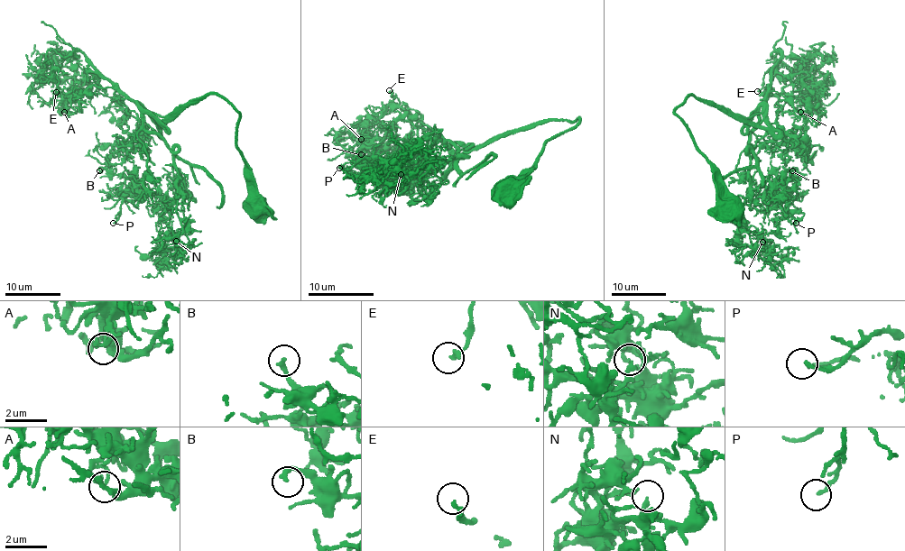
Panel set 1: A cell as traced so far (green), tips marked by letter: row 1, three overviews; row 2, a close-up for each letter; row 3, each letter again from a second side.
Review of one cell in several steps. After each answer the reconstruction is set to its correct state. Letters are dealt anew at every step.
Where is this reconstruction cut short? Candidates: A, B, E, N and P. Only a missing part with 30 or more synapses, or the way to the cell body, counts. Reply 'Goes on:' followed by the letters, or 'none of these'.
Goes on: none of these

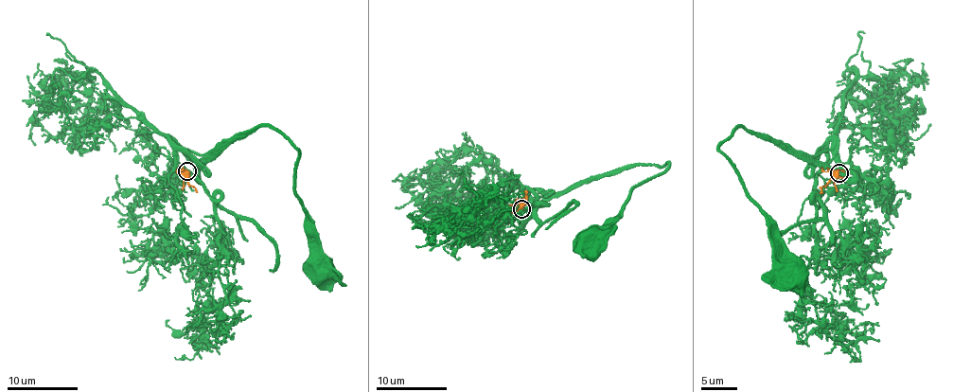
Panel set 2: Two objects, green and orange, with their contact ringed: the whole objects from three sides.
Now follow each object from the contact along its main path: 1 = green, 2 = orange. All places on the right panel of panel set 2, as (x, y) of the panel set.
1: (839, 173), (819, 193), (823, 151), (807, 156), (743, 127), (719, 150), (794, 273)
2: (839, 173), (819, 192)

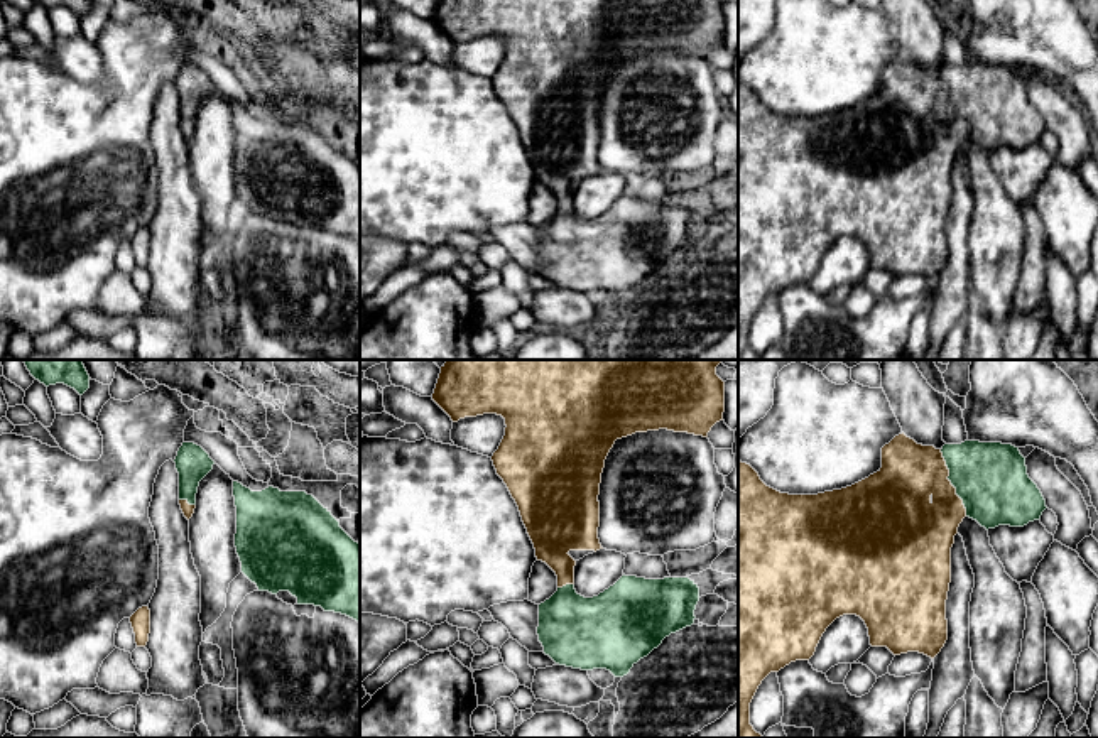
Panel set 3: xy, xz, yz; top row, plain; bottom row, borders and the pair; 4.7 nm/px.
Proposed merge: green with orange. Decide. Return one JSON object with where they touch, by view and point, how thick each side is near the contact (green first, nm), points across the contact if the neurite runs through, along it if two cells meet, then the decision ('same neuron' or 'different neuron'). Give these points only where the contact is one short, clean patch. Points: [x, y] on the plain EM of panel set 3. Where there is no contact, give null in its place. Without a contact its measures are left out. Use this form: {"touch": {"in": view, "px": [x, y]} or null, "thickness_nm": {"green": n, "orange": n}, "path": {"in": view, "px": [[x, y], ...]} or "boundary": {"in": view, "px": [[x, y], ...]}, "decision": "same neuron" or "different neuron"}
{"touch": {"in": "yz", "px": [951, 105]}, "thickness_nm": {"green": 340, "orange": 280}, "path": {"in": "yz", "px": [[990, 100], [951, 105], [911, 105], [901, 113]]}, "decision": "same neuron"}

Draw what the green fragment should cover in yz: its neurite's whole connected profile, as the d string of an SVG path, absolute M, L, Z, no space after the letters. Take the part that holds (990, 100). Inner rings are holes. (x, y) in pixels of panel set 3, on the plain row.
M902 54L882 69L882 90L877 95L851 108L818 117L780 115L767 108L750 86L738 83L738 360L764 360L750 346L750 324L758 307L770 294L779 294L796 282L809 282L826 250L843 236L856 236L865 243L872 269L887 269L894 277L919 274L934 280L948 262L946 221L951 204L951 169L963 140L970 138L987 152L998 147L1024 149L1039 142L1046 130L1041 111L1027 96L1025 79L1019 69L1002 64L965 62L936 71L917 66Z

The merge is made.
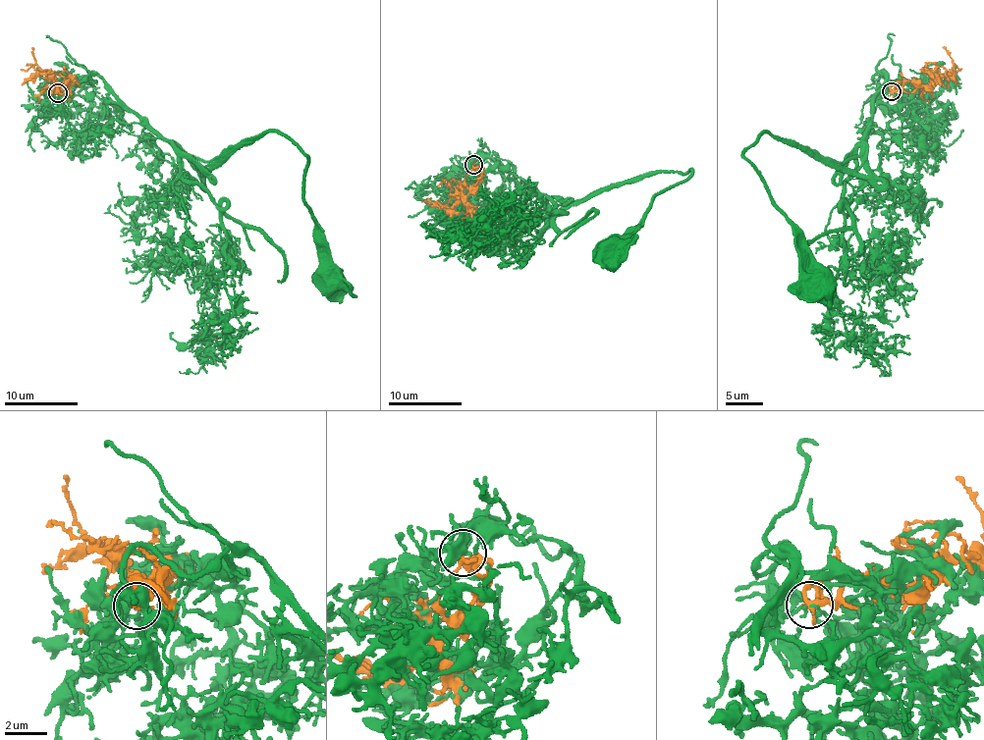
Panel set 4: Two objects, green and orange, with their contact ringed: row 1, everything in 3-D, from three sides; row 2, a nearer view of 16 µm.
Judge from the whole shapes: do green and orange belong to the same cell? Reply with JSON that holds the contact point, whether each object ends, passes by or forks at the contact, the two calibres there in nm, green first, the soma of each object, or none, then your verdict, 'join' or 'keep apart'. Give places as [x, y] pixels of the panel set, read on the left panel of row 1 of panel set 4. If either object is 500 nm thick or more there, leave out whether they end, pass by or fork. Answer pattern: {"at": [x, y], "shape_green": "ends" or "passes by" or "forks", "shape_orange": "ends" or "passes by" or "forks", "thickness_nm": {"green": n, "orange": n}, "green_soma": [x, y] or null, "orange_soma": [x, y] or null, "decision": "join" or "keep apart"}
{"at": [57, 93], "shape_green": "ends", "shape_orange": "forks", "thickness_nm": {"green": 160, "orange": 150}, "green_soma": [329, 281], "orange_soma": null, "decision": "keep apart"}

